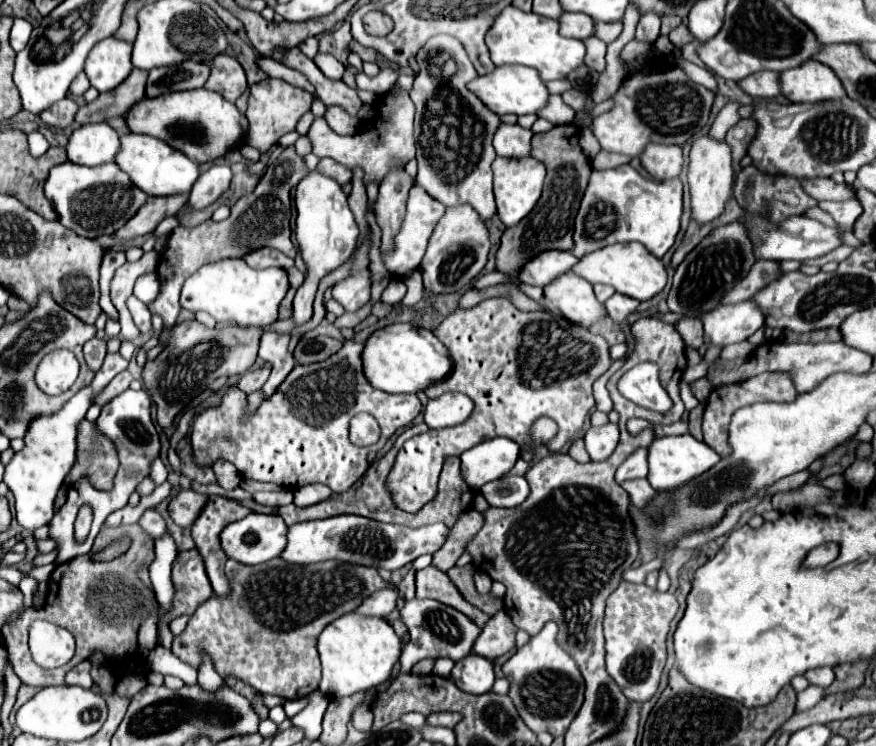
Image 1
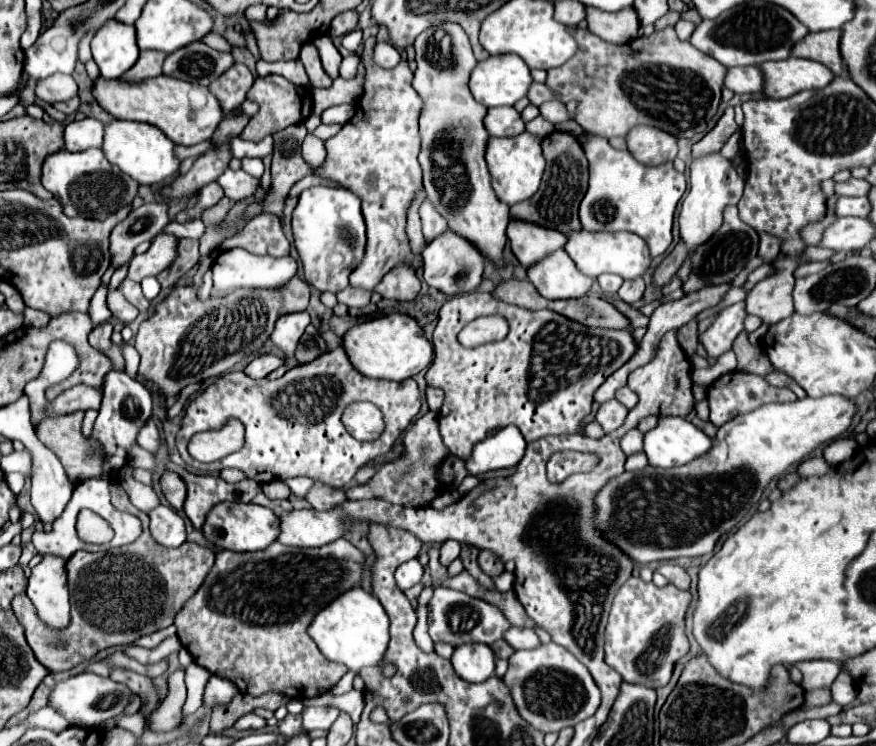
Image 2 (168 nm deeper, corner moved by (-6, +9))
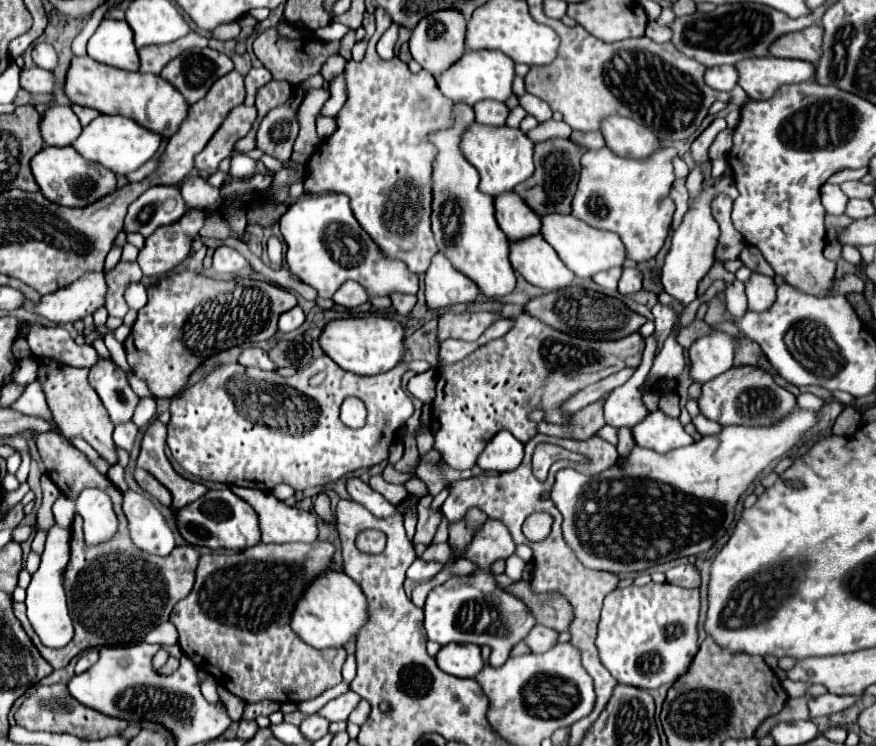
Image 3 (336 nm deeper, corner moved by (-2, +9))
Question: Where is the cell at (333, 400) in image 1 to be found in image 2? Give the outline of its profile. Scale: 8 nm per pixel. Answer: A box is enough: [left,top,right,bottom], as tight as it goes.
[176,347,420,487]

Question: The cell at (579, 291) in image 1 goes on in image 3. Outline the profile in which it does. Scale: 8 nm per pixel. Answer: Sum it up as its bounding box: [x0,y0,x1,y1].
[510,235,576,291]

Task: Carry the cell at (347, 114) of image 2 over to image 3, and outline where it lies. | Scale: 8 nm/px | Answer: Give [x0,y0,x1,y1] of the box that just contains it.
[316,115,336,139]

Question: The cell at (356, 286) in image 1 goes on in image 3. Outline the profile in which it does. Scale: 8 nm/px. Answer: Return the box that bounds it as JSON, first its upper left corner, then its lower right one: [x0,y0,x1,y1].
[304,9,454,273]

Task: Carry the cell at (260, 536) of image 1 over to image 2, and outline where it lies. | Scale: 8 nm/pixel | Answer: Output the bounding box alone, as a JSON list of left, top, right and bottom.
[202,503,278,551]

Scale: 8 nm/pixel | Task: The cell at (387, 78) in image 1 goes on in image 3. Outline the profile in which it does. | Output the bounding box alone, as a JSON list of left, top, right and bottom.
[376,23,398,59]

